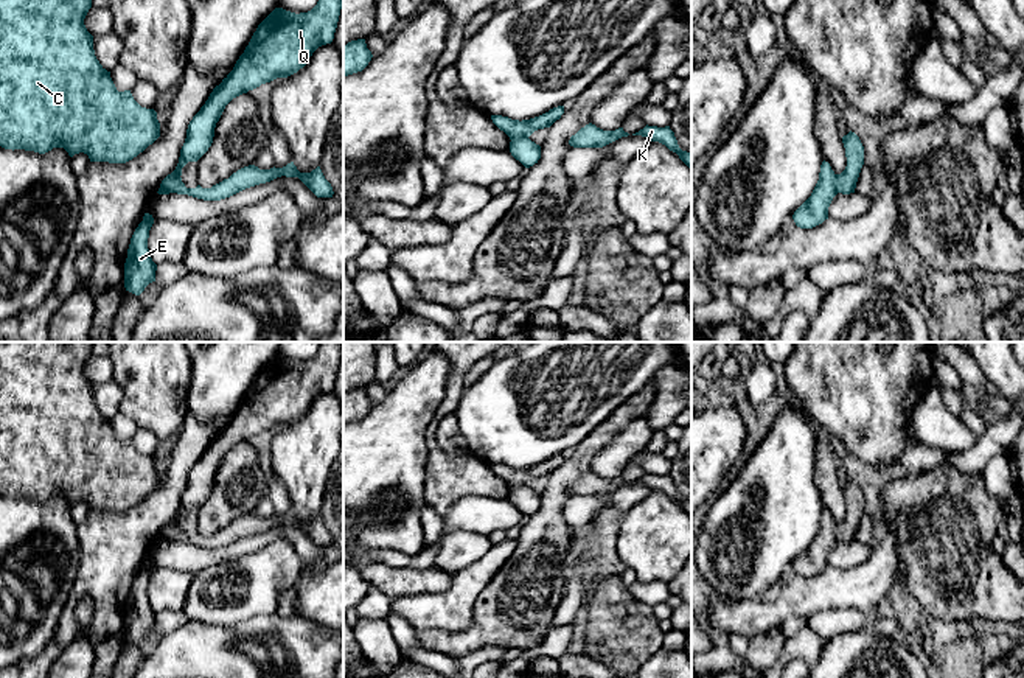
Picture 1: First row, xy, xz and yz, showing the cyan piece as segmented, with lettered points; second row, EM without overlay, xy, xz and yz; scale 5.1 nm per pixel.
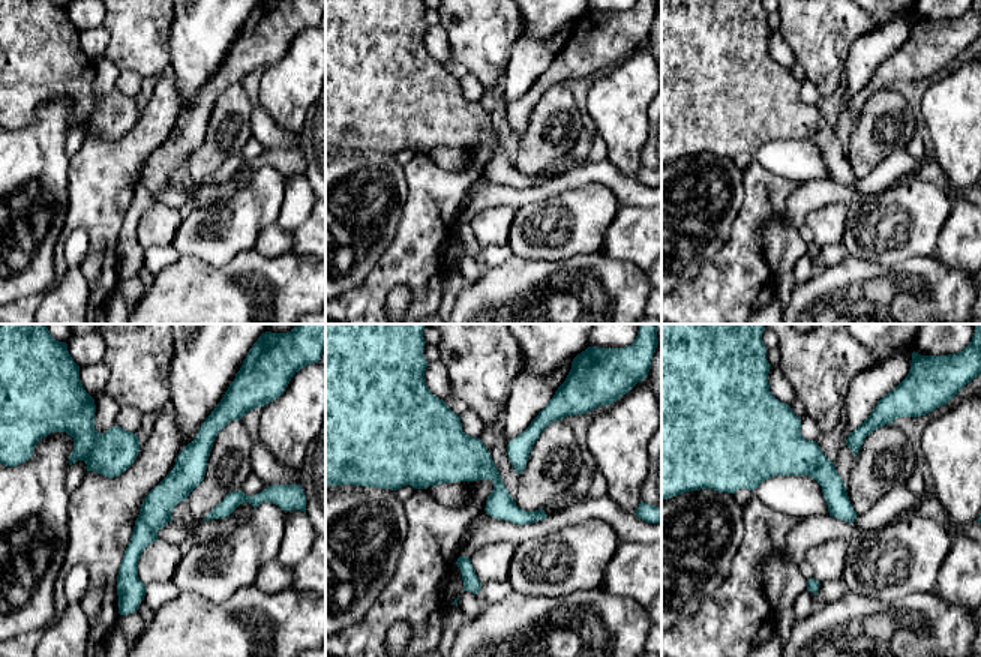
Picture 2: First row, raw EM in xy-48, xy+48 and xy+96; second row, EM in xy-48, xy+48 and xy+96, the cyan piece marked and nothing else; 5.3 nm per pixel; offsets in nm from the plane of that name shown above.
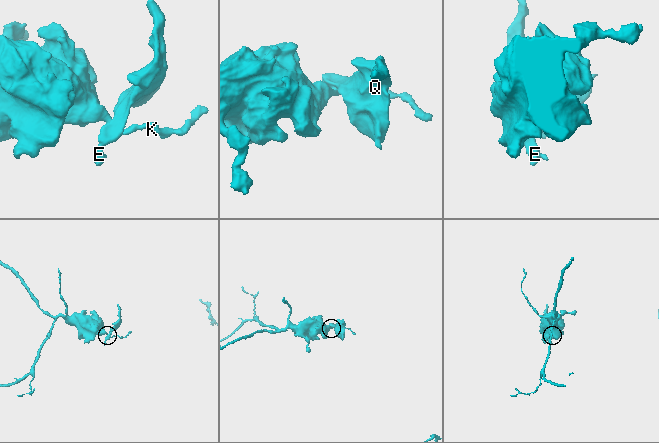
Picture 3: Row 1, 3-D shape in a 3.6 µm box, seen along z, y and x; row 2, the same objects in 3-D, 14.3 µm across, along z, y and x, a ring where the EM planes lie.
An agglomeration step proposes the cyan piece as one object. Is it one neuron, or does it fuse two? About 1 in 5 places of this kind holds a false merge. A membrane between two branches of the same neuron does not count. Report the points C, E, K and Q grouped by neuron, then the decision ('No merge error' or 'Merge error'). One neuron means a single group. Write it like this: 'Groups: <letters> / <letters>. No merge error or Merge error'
Groups: C K / E Q. Merge error

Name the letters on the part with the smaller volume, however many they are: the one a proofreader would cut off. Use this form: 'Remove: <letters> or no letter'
Remove: E, Q

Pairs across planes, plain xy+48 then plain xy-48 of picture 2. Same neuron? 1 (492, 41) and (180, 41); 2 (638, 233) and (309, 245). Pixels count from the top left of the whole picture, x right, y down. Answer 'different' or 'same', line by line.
1: different
2: same

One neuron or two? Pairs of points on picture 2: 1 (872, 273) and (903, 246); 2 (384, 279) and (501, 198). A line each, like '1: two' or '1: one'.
1: two
2: two

